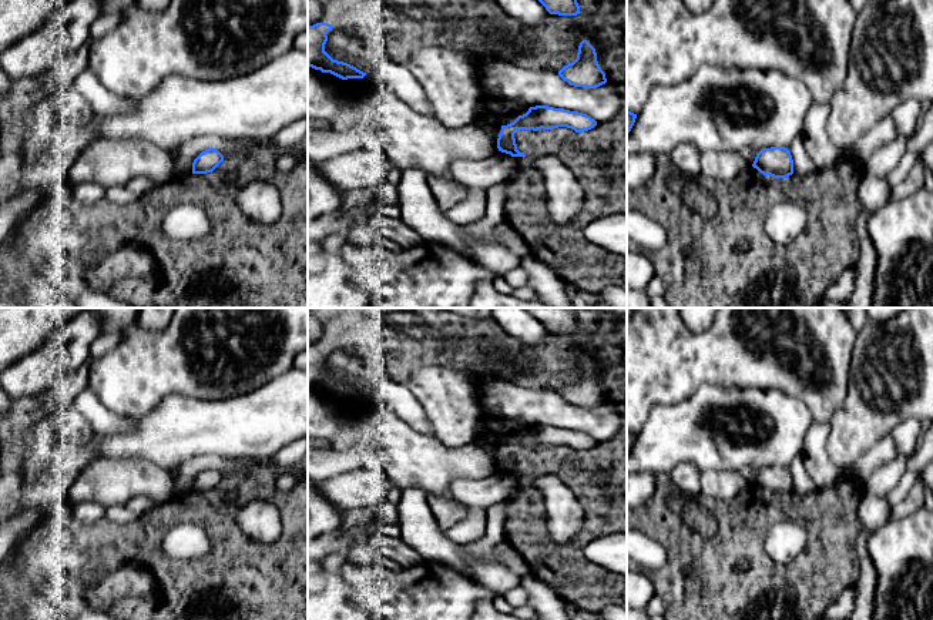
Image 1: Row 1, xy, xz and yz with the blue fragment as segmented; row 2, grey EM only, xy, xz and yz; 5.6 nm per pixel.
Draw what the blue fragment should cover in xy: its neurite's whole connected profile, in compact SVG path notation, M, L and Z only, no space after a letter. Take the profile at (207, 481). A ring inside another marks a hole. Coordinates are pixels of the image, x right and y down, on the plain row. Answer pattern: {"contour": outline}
{"contour": "M208 467L194 479L192 493L212 492L222 480L224 475L218 469Z"}

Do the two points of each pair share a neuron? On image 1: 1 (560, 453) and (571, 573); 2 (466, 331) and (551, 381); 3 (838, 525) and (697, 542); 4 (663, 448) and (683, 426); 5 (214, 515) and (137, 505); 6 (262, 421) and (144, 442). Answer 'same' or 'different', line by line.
1: same
2: same
3: same
4: same
5: different
6: same

